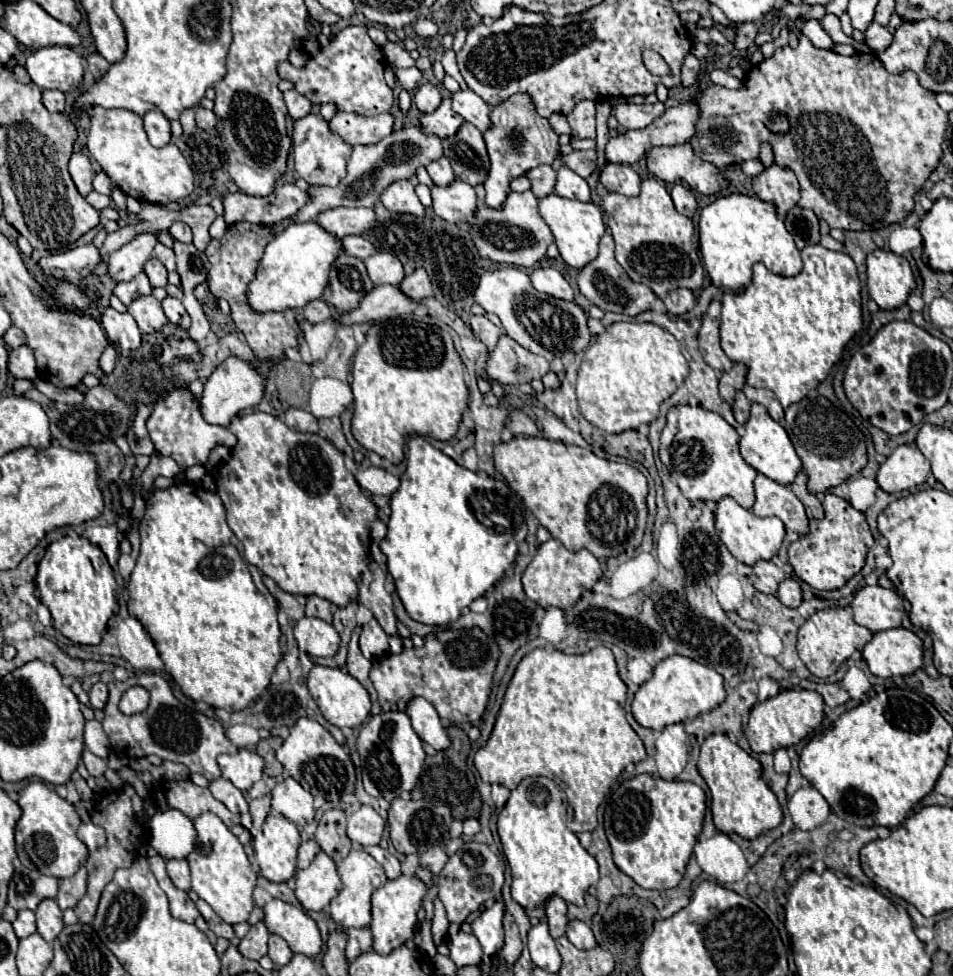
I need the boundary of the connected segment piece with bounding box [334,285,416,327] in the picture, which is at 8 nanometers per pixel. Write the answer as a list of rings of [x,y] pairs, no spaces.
[[[380,285],[380,287],[374,287],[370,293],[366,293],[360,299],[356,309],[342,313],[338,319],[334,319],[334,323],[346,327],[356,323],[382,321],[388,317],[412,313],[414,307],[416,303],[410,301],[406,295],[402,295],[396,285]]]

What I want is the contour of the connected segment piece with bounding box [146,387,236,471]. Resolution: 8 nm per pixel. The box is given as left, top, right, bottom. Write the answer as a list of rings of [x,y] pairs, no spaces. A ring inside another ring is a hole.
[[[172,387],[170,391],[160,391],[154,403],[152,415],[146,419],[146,427],[154,449],[160,455],[172,457],[184,471],[192,465],[206,465],[210,453],[218,445],[236,445],[236,437],[222,425],[210,425],[200,413],[200,399],[196,399],[188,387]]]

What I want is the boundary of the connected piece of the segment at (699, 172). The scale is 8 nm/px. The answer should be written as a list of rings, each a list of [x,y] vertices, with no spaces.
[[[688,143],[674,147],[654,147],[646,155],[648,171],[664,183],[688,183],[690,189],[696,189],[704,195],[718,193],[726,187],[720,171],[710,163],[704,163],[694,155]]]

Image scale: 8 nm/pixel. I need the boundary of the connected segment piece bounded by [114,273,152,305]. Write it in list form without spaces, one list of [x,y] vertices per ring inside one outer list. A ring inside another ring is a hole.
[[[140,273],[140,275],[136,275],[132,281],[128,281],[128,283],[118,283],[118,285],[114,287],[114,295],[116,295],[124,305],[132,303],[134,299],[138,299],[138,297],[142,297],[142,295],[150,295],[150,293],[152,293],[152,287],[150,287],[150,281],[148,281],[146,273]]]

